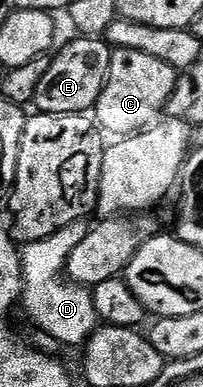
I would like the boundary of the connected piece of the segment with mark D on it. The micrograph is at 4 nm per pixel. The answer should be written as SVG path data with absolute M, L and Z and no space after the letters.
M88 219L71 222L63 230L42 240L28 241L20 249L21 282L23 291L20 303L25 304L25 312L33 319L33 328L51 334L58 345L78 344L84 346L99 327L99 317L95 310L92 291L86 285L75 284L67 279L67 265L71 250L87 238L91 224Z

